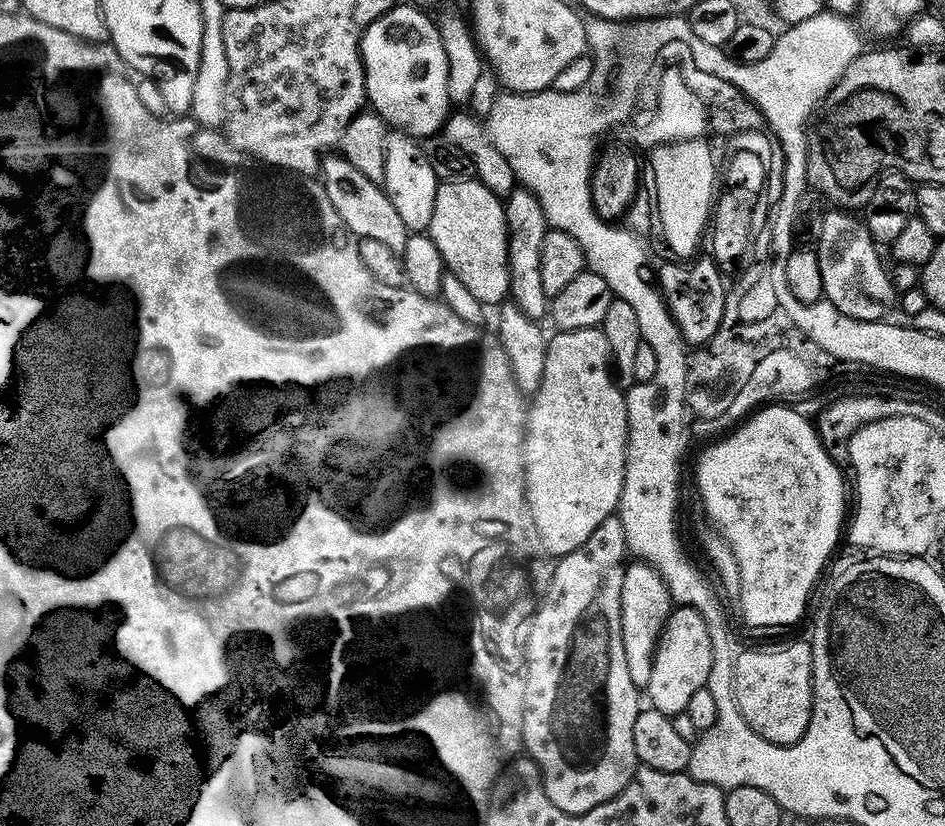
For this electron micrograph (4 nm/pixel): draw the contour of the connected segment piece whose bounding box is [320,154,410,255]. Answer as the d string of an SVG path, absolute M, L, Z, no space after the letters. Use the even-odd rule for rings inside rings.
M340 154L325 155L321 161L320 176L324 183L324 192L328 194L332 206L352 236L359 239L373 238L395 253L403 255L409 230L399 217L398 210L394 209L387 193L375 181L366 178Z

